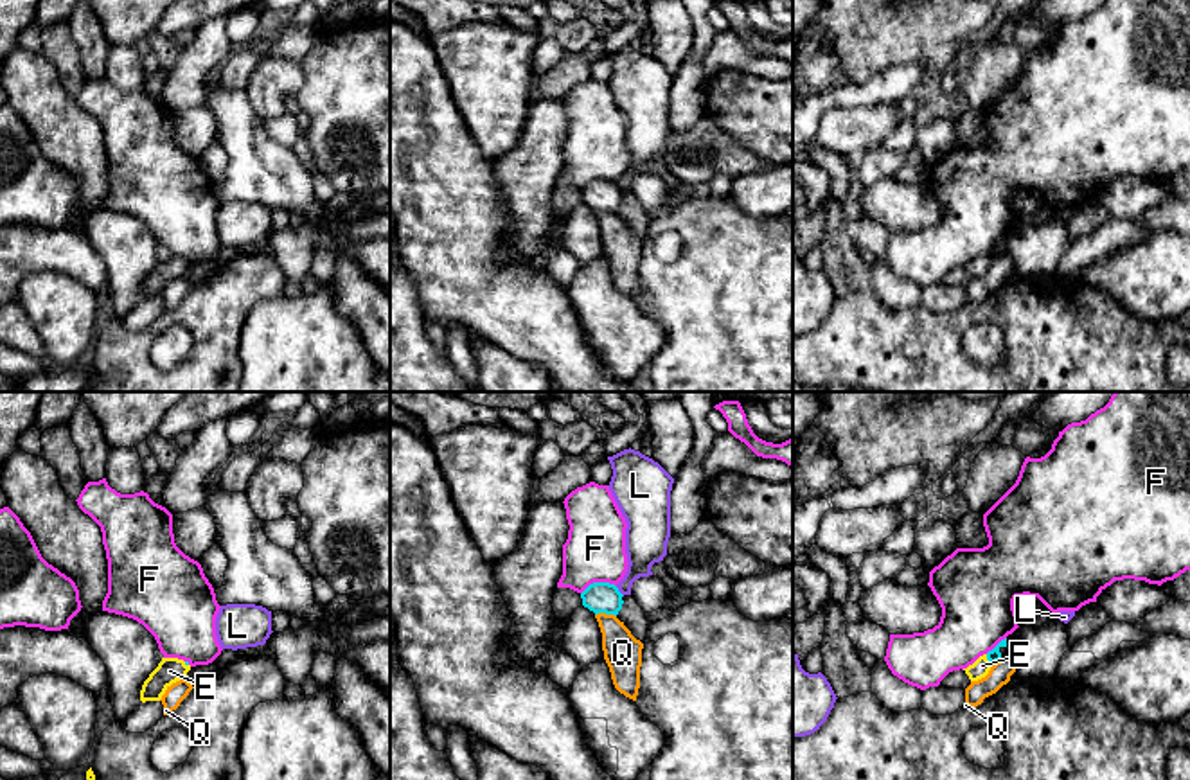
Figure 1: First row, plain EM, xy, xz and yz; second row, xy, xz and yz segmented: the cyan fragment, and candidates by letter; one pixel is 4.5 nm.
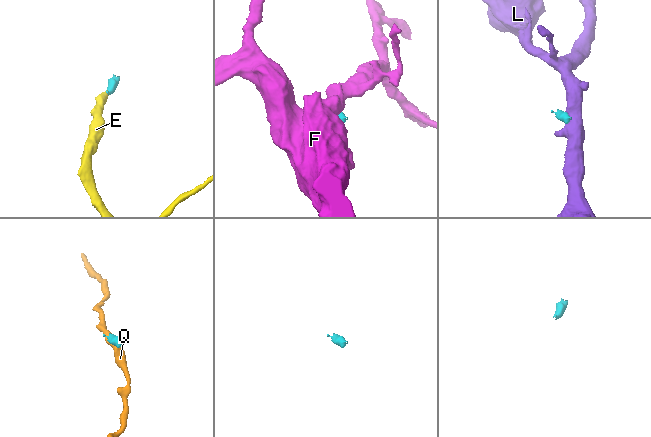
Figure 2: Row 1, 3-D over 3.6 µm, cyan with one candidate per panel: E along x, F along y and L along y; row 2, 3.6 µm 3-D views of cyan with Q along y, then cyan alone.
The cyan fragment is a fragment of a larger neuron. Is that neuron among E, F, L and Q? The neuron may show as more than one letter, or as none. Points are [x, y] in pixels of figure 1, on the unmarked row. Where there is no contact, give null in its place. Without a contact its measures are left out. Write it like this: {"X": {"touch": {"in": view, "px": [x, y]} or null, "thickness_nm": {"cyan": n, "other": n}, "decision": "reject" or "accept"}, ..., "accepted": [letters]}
{"E": {"touch": {"in": "yz", "px": [987, 256]}, "thickness_nm": {"cyan": 60, "other": 80}, "decision": "accept"}, "F": {"touch": {"in": "xz", "px": [597, 180]}, "thickness_nm": {"cyan": 140, "other": 280}, "decision": "reject"}, "L": {"touch": {"in": "xz", "px": [619, 189]}, "thickness_nm": {"cyan": 140, "other": 190}, "decision": "reject"}, "Q": {"touch": {"in": "xz", "px": [606, 211]}, "thickness_nm": {"cyan": 140, "other": 170}, "decision": "reject"}, "accepted": ["E"]}

